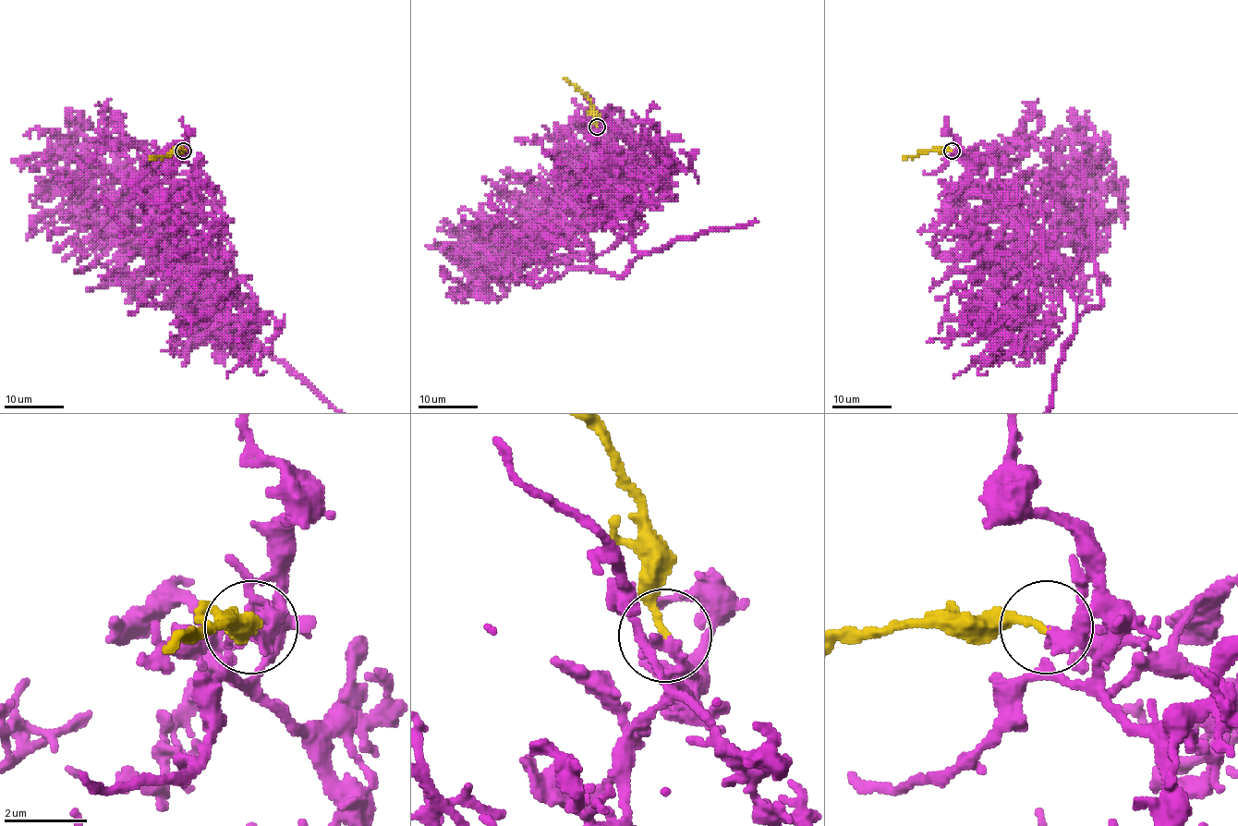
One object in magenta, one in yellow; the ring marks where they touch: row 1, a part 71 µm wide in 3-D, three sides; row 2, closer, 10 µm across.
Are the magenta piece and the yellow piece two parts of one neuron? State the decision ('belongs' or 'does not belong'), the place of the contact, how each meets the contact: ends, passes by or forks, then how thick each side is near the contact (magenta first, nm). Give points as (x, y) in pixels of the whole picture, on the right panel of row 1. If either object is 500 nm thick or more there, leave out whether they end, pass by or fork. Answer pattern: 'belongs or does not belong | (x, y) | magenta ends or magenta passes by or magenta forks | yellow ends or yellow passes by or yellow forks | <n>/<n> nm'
belongs | (952, 151) | magenta passes by | yellow ends | 220/170 nm

